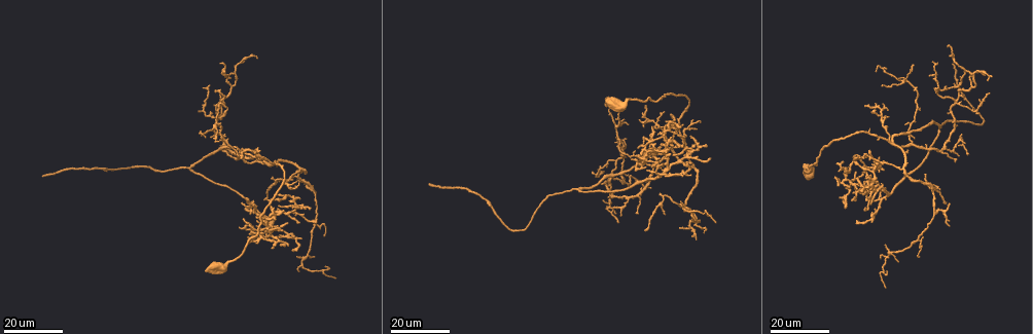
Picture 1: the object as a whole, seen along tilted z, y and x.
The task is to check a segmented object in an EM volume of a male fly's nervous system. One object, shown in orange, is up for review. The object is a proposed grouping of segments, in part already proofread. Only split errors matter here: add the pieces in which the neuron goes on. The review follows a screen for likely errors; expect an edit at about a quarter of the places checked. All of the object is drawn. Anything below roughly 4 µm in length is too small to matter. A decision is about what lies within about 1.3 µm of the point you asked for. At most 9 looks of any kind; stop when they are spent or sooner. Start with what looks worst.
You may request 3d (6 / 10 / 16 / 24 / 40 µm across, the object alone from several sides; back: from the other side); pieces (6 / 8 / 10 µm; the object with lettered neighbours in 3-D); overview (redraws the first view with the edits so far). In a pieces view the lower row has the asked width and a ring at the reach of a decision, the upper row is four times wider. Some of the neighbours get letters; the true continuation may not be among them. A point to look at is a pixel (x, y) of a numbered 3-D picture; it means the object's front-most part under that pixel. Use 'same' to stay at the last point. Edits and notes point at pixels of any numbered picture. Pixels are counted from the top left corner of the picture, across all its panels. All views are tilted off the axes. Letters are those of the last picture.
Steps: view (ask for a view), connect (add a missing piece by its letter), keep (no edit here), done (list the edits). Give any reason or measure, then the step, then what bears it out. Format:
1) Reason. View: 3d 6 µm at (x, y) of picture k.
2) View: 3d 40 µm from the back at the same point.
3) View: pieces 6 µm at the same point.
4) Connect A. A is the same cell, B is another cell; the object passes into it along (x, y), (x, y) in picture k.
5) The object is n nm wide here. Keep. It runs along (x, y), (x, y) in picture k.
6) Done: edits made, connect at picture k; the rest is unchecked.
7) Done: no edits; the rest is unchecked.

Free end. View: 3d 16 µm at (428, 184) of picture 1.

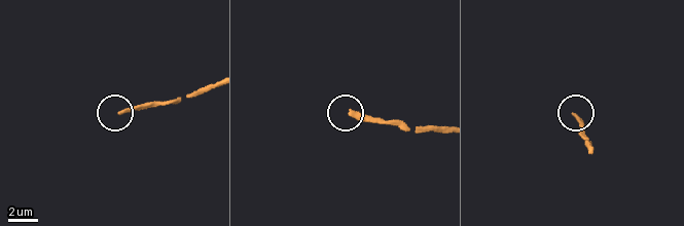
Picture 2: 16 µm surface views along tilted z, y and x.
View: pieces 6 µm at (576, 113) of picture 2.

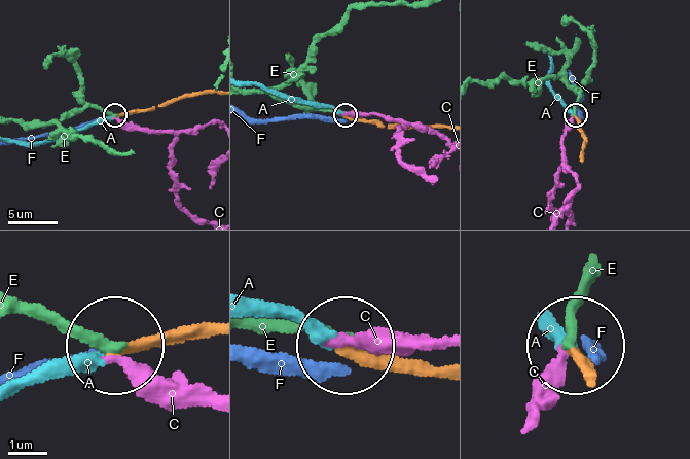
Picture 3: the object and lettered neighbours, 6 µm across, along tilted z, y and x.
Connect A. A is the same cell, C, E and F are other cells; the object passes into it along (438, 377), (388, 371), (289, 322), (249, 313) in picture 3; it goes on there.

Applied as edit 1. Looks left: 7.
View: overview.

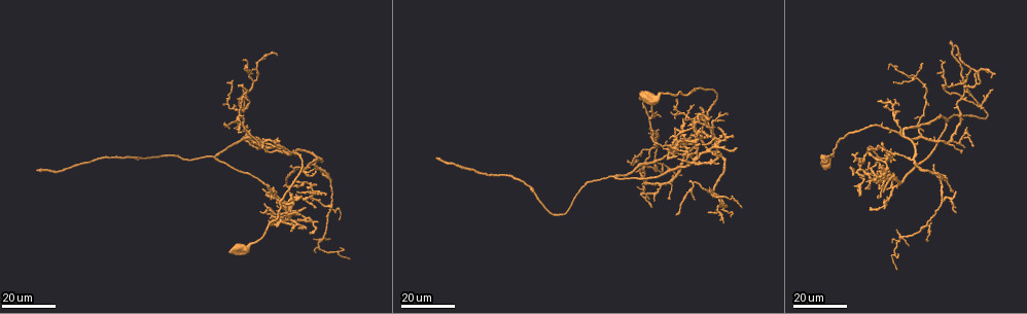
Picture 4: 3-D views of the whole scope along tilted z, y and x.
Free end. View: 3d 24 µm at (735, 147) of picture 4.

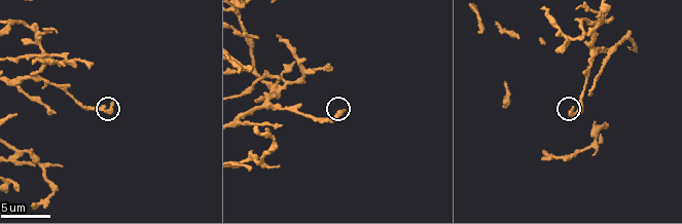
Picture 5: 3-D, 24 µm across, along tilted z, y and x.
View: pieces 8 µm at (572, 109) of picture 5.

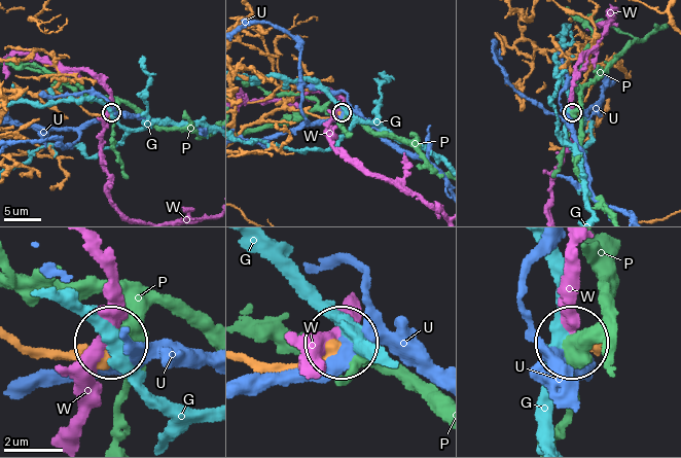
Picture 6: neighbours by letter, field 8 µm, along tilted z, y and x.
Keep. G, P, U and W are other cells; no lettered piece goes on from it.

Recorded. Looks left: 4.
Long arm stops here. View: 3d 24 µm at (262, 199) of picture 1.

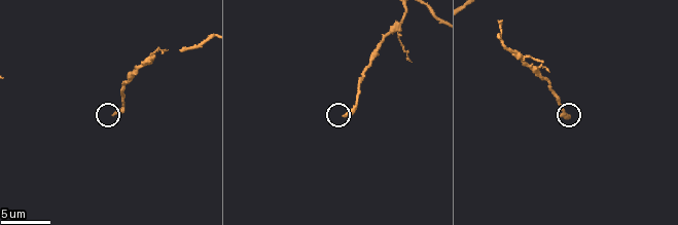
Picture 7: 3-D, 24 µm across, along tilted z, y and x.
View: pieces 6 µm at (346, 115) of picture 7.

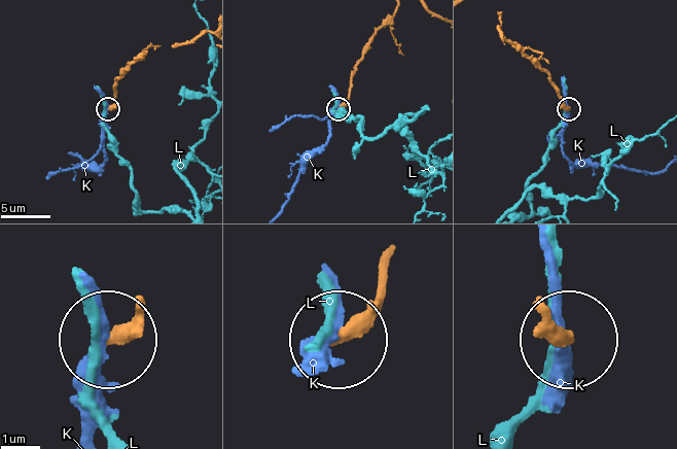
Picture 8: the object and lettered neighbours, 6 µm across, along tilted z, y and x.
Keep. K and L are other cells; it runs along (145, 55), (116, 80), (115, 104), (109, 109) in picture 8; none of them fits.

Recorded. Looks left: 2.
Free end. View: 3d 16 µm at (988, 94) of picture 1.

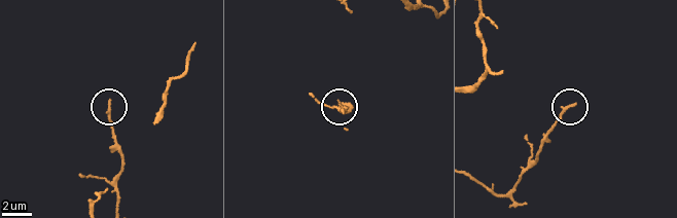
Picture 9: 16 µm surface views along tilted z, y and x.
View: pieces 8 µm at (110, 103) of picture 9.

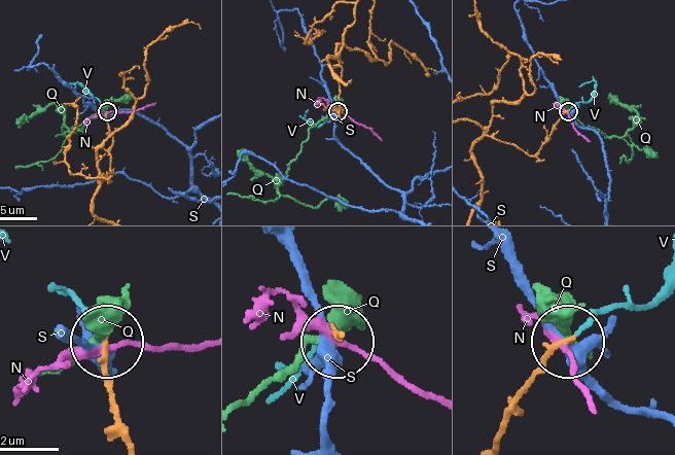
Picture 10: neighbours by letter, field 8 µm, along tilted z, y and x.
Connect V. V is the same cell, N, Q and S are other cells; the object passes into it along (507, 408), (524, 381), (585, 325), (642, 303), (666, 276) in picture 10; it goes on there.

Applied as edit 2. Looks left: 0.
Done: edits made, connect at picture 3, connect at picture 10; the rest is unchecked.

